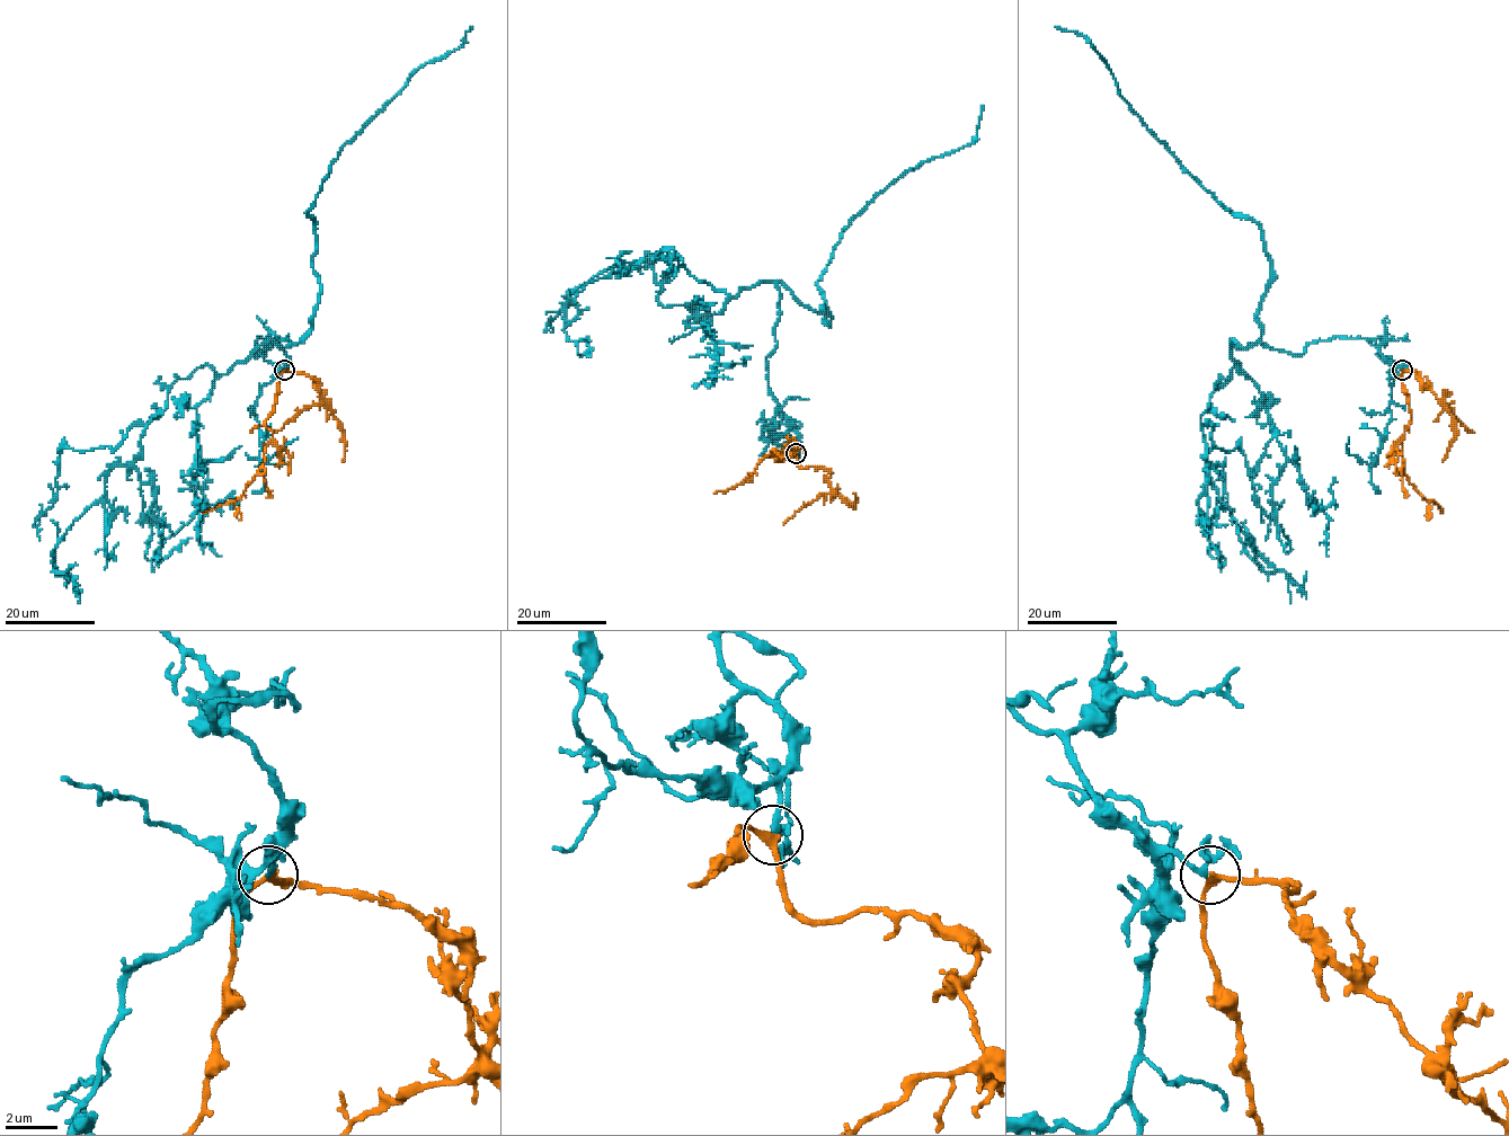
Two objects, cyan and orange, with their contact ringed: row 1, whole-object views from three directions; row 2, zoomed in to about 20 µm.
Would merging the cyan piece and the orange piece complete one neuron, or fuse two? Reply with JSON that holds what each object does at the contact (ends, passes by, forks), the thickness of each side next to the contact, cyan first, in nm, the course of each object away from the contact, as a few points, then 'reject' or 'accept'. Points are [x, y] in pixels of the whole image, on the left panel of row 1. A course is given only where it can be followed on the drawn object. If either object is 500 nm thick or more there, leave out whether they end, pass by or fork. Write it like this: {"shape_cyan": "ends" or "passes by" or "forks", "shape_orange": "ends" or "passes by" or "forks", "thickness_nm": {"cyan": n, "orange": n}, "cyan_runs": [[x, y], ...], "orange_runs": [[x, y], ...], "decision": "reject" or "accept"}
{"shape_cyan": "forks", "shape_orange": "passes by", "thickness_nm": {"cyan": 140, "orange": 200}, "cyan_runs": [[284, 370], [273, 338], [255, 342], [263, 355], [310, 329], [307, 212], [330, 163], [471, 27]], "orange_runs": [[284, 370], [278, 376], [273, 411], [265, 422], [272, 432], [264, 453], [265, 461], [236, 500], [203, 514]], "decision": "accept"}

